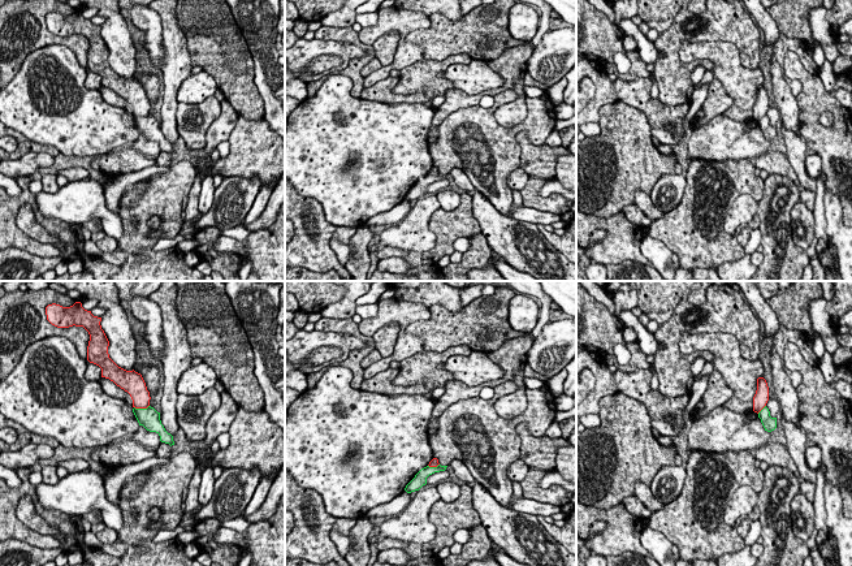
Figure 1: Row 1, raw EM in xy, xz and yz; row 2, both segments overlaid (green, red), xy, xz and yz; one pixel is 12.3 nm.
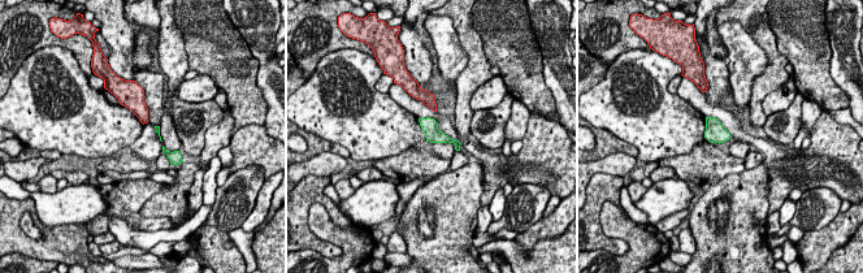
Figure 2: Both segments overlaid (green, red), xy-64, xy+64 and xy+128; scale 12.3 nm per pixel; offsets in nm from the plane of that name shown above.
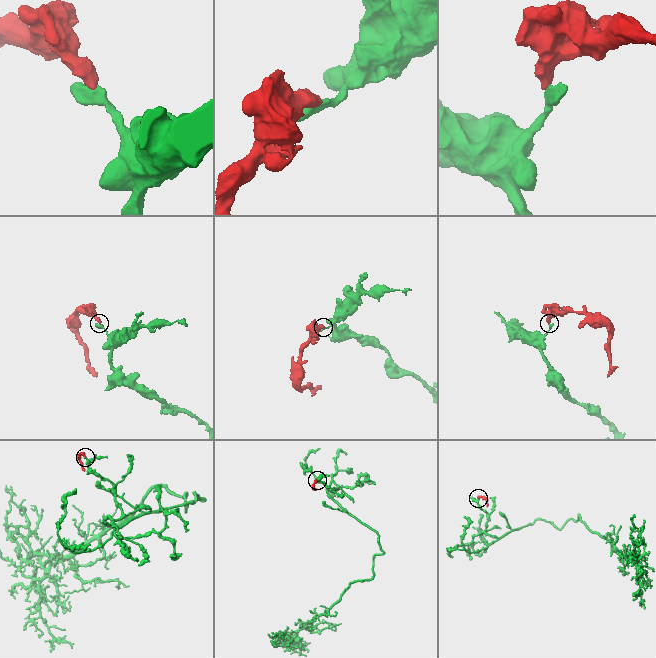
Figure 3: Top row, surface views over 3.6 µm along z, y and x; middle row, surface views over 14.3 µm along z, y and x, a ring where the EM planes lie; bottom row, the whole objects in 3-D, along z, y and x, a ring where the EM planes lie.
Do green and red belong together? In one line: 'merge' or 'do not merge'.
do not merge

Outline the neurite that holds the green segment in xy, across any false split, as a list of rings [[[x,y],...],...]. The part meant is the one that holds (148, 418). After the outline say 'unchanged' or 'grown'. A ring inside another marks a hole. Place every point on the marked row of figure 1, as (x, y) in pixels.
[[[148,406],[147,409],[133,409],[133,412],[139,423],[150,432],[156,432],[160,436],[160,441],[174,445],[173,436],[168,433],[161,424],[160,412],[157,412],[153,407]]] | unchanged

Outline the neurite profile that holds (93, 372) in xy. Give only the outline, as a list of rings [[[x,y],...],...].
[[[87,363],[85,377],[90,381],[99,381],[101,379],[101,368],[94,363]]]

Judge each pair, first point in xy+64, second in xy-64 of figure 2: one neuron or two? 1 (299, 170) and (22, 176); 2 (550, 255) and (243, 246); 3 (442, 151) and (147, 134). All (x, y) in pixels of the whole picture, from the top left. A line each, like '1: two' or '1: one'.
1: one
2: two
3: one

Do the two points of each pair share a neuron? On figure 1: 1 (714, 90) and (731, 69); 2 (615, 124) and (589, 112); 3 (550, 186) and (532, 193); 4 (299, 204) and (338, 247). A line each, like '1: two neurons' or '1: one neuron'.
1: two neurons
2: two neurons
3: two neurons
4: two neurons

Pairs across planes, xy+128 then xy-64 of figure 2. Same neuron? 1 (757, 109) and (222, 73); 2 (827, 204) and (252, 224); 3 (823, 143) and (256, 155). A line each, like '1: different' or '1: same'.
1: different
2: different
3: same

